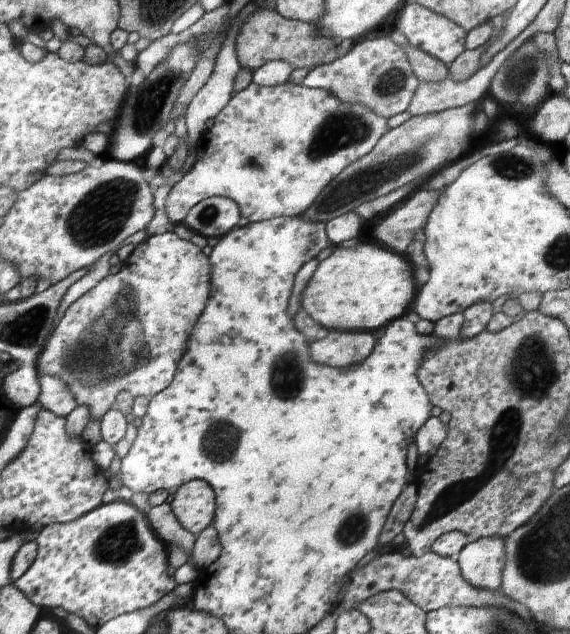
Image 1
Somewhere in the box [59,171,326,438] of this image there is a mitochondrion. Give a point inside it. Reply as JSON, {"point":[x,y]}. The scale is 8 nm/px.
{"point":[97,219]}

